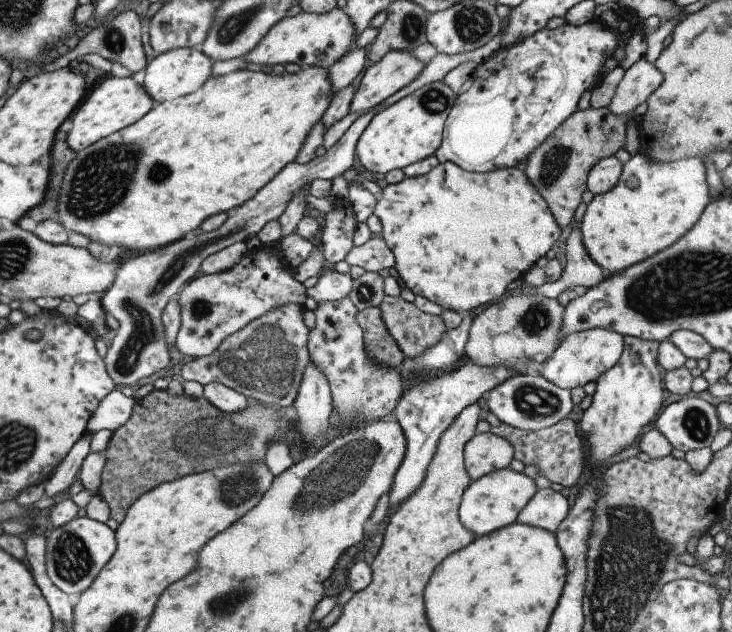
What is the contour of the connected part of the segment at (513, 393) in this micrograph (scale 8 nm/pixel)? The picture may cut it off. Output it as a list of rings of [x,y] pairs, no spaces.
[[[516,374],[495,386],[484,396],[487,408],[500,422],[525,431],[537,431],[556,424],[566,418],[573,405],[569,391],[551,385],[539,374]]]

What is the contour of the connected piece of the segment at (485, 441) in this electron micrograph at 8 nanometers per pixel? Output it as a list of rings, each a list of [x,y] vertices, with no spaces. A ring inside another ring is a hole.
[[[489,432],[475,434],[465,444],[462,453],[465,473],[471,481],[508,468],[512,457],[512,447],[503,438]]]

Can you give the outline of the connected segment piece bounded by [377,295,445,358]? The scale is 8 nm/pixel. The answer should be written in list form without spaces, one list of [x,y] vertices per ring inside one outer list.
[[[385,295],[377,308],[385,329],[405,358],[418,356],[434,346],[445,332],[439,315],[420,312],[400,297]]]

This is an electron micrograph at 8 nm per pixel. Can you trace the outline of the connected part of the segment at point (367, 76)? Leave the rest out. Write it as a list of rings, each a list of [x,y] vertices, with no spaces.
[[[391,51],[363,72],[359,87],[348,105],[349,114],[365,112],[410,84],[424,64],[406,51]]]

